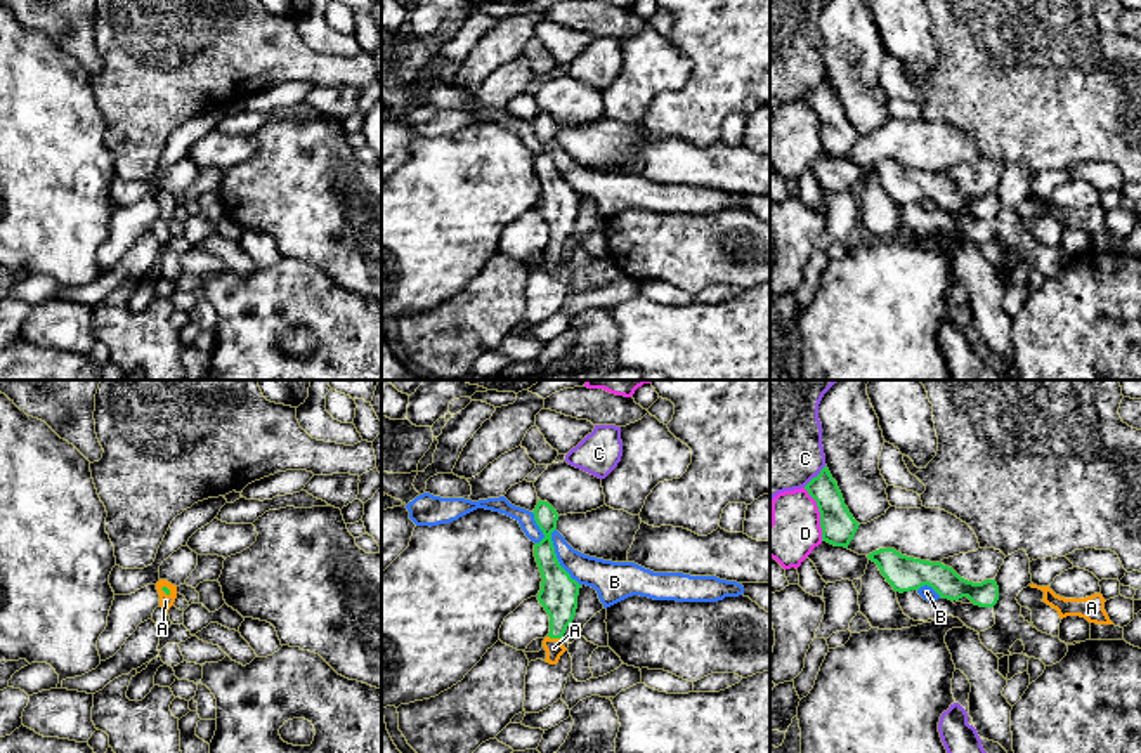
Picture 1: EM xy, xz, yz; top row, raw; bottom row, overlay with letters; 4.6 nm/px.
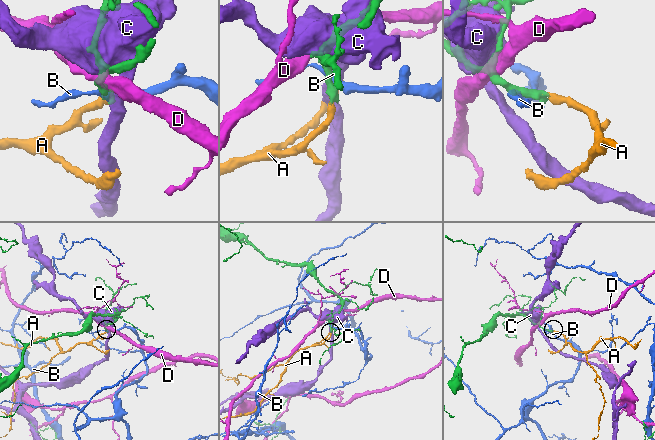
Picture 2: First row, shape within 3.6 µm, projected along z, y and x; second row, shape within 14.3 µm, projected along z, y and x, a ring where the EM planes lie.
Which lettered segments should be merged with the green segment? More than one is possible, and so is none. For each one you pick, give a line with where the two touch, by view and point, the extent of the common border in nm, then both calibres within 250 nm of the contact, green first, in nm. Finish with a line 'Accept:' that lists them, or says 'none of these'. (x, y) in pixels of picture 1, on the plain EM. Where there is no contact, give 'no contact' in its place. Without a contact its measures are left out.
A: xz (555, 248) | 70 nm | 180/90 nm
Accept: A

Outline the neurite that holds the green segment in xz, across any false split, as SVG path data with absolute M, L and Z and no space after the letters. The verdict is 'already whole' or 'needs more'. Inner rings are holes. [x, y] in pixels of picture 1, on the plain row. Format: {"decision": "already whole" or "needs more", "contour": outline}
{"decision": "needs more", "contour": "M539 111L532 125L544 146L544 149L534 156L534 168L543 189L538 212L550 227L550 245L543 252L546 262L544 272L557 276L567 262L564 259L564 245L576 227L581 196L560 177L555 165L551 144L557 141L557 121L548 113Z"}

